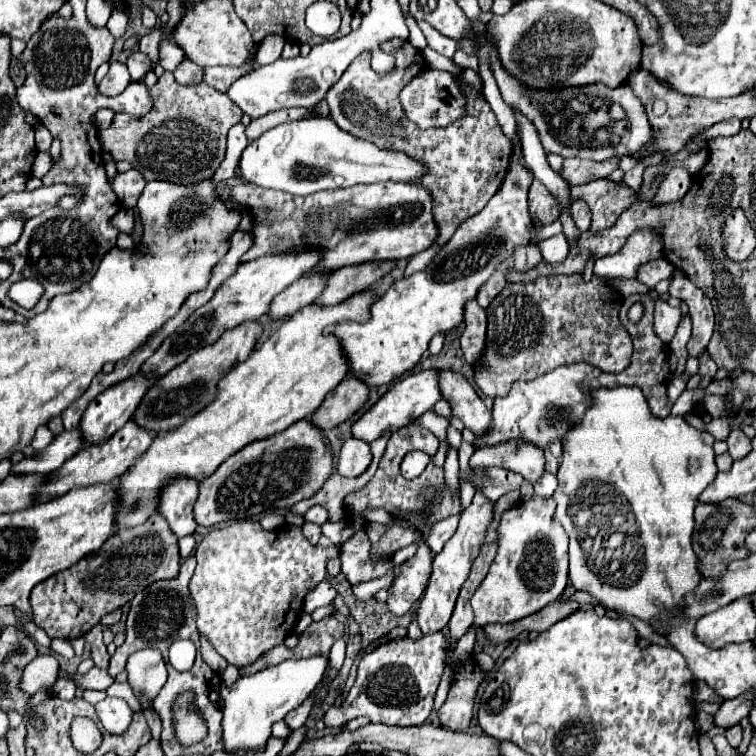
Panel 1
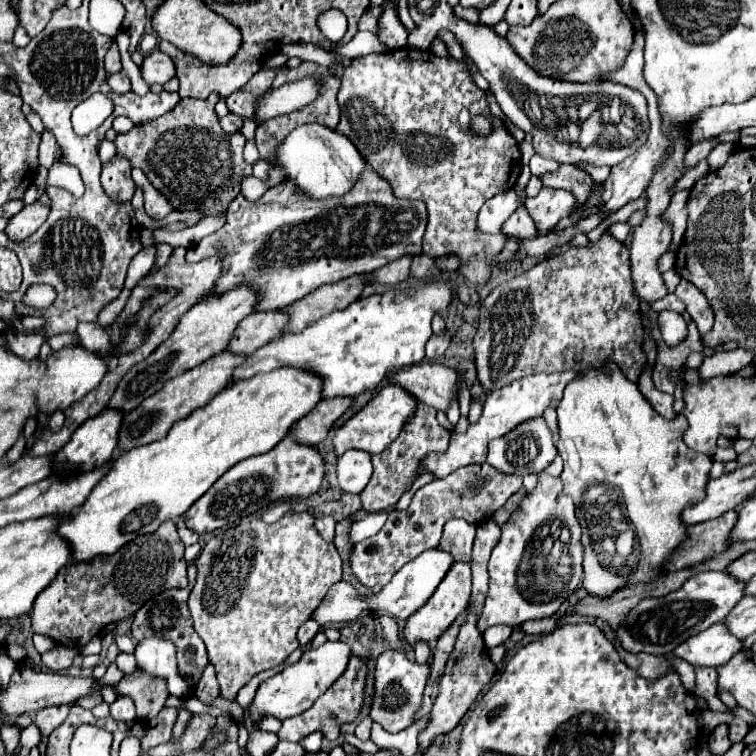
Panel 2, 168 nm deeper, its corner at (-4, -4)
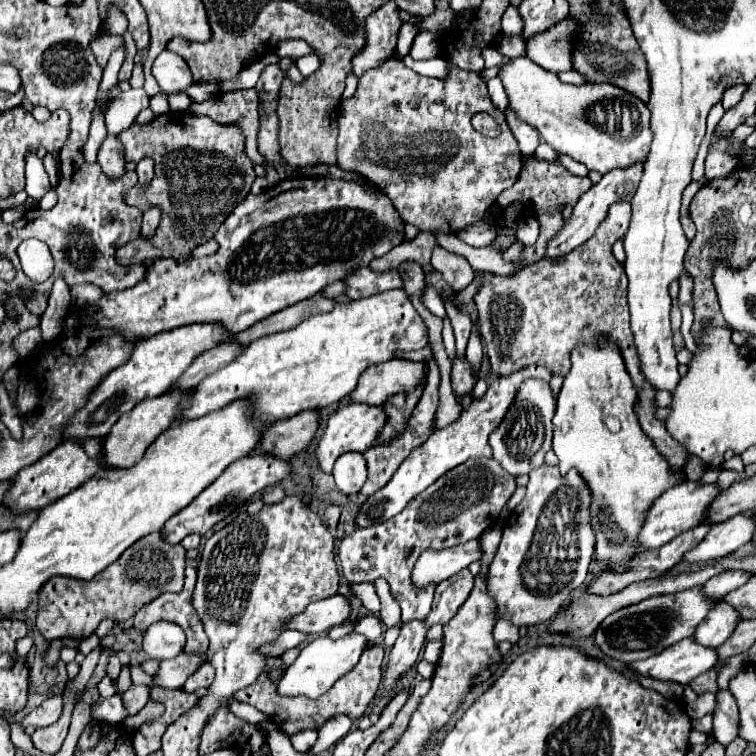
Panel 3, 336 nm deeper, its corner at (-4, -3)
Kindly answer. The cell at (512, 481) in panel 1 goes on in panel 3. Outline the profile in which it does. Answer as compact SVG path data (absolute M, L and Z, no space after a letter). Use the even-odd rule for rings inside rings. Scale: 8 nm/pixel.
M470 458L442 474L394 518L372 528L354 530L346 536L338 546L342 576L350 584L384 578L402 608L402 622L426 620L436 586L430 584L426 588L418 588L412 584L412 568L418 556L428 548L444 550L472 538L480 538L484 530L494 526L494 522L484 520L496 520L514 490L514 478L494 458Z

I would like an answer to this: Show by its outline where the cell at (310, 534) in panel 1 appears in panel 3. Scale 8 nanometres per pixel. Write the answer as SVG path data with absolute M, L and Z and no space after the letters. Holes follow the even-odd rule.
M334 504L326 506L326 510L324 510L324 522L326 522L326 526L328 526L330 530L334 530L334 528L336 528L338 518L340 518L340 508L338 508L338 506L334 506Z

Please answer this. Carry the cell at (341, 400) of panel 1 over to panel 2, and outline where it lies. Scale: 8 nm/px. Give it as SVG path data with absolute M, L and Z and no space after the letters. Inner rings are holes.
M334 397L334 399L322 399L316 409L312 409L306 417L296 421L290 429L290 435L296 437L300 443L318 445L326 439L330 427L340 419L348 407L352 405L350 397Z

